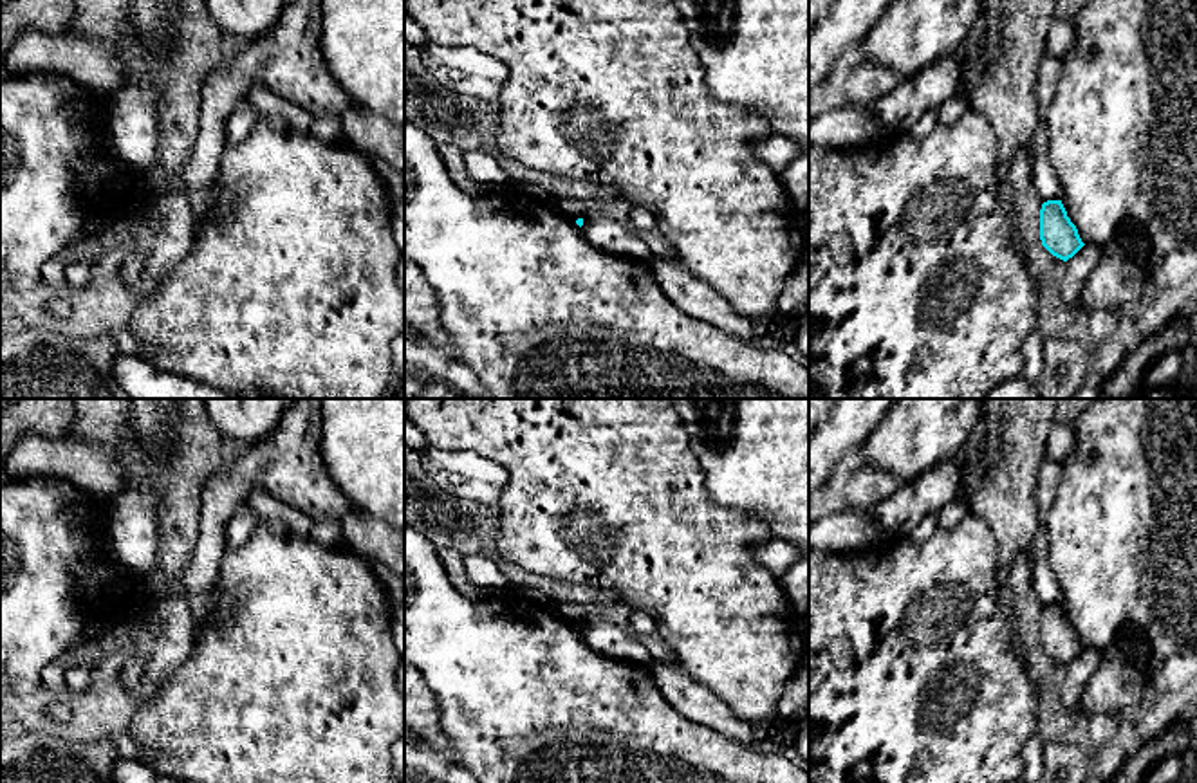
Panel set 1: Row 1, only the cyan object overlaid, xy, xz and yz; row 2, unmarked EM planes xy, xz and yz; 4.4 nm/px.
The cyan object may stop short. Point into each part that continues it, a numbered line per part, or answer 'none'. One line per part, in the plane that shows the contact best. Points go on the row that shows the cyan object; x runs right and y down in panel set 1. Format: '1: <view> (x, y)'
none

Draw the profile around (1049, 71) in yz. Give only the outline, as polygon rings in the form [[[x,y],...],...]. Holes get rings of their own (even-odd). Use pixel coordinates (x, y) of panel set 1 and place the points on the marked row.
[[[1045,56],[1040,61],[1035,83],[1036,110],[1042,117],[1045,117],[1049,112],[1049,105],[1053,101],[1060,78],[1062,78],[1060,56]]]

